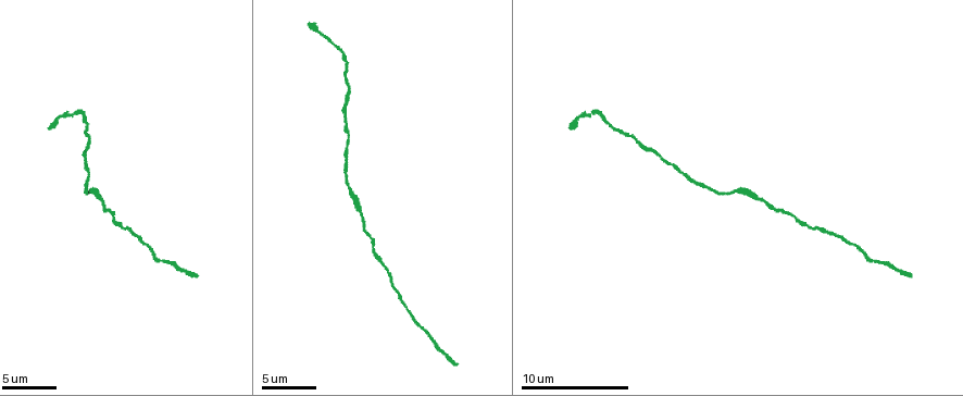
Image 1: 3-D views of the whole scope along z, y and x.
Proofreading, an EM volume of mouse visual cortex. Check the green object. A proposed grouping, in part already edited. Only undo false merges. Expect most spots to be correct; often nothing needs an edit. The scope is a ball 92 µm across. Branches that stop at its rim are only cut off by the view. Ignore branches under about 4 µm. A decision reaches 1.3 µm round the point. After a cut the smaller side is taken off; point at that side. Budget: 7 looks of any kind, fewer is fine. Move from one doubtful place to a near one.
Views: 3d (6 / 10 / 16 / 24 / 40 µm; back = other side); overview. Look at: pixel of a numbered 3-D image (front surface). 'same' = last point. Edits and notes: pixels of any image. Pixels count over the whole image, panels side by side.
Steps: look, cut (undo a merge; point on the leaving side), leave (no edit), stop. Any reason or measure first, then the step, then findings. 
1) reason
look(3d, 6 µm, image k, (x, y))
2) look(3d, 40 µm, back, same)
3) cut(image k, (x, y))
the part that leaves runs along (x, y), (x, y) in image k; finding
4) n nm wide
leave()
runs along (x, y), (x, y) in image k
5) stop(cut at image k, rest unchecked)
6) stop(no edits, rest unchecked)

thin neck
look(3d, 16 µm, image 1, (114, 218))

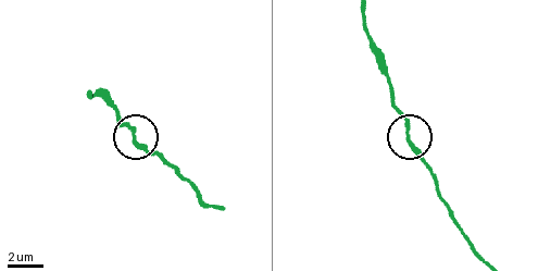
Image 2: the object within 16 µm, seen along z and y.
leave()
all the same neuron

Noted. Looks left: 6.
calibre changes
look(3d, 10 µm, image 1, (755, 199))

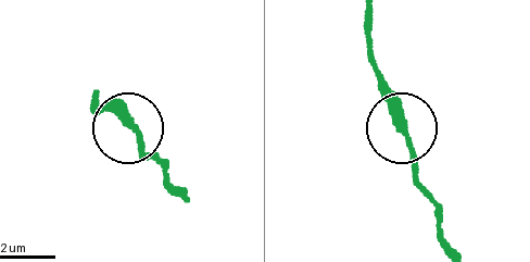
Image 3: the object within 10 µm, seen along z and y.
leave()
runs along (387, 100), (405, 133), (412, 179) in image 3; continuous, no second neuron

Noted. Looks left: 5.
thin neck
look(3d, 10 µm, image 1, (345, 121))

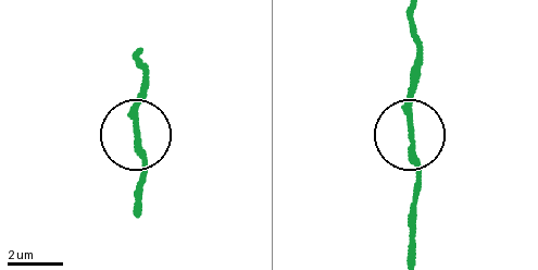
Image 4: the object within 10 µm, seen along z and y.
leave()
runs along (413, 248), (420, 163), (407, 108), (413, 61) in image 4; all the same neuron

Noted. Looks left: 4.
stop(no edits, rest unchecked)

